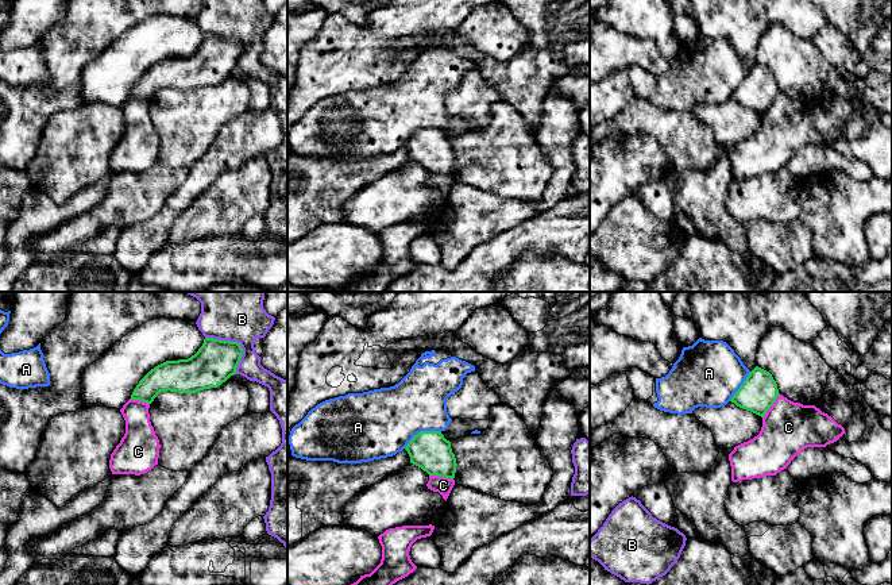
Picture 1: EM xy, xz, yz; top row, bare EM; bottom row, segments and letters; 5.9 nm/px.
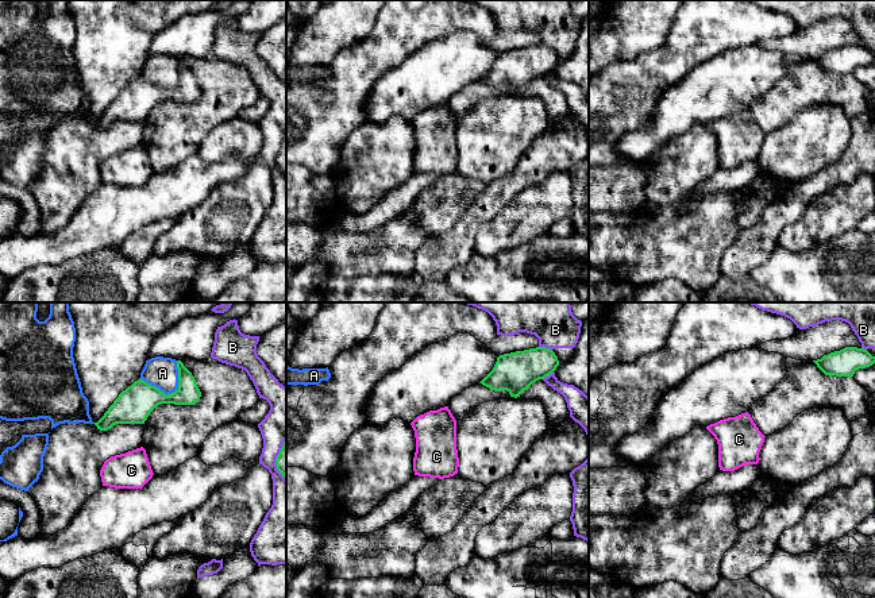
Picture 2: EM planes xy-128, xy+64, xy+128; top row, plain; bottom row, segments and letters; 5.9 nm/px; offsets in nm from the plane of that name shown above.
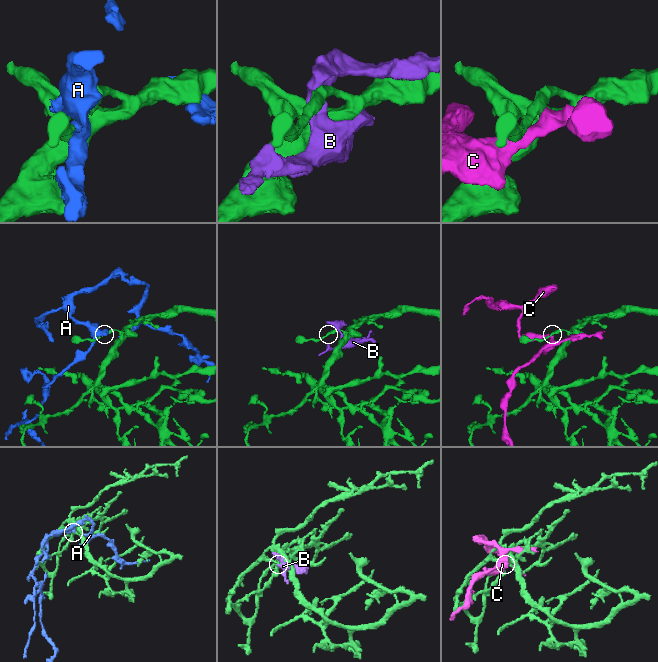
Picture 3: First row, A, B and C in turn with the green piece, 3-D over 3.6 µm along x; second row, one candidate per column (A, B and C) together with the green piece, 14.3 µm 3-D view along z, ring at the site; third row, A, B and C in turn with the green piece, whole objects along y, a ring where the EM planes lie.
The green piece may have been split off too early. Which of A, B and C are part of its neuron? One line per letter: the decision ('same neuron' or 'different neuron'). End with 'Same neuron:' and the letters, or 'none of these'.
A: different neuron
B: different neuron
C: different neuron
Same neuron: none of these

